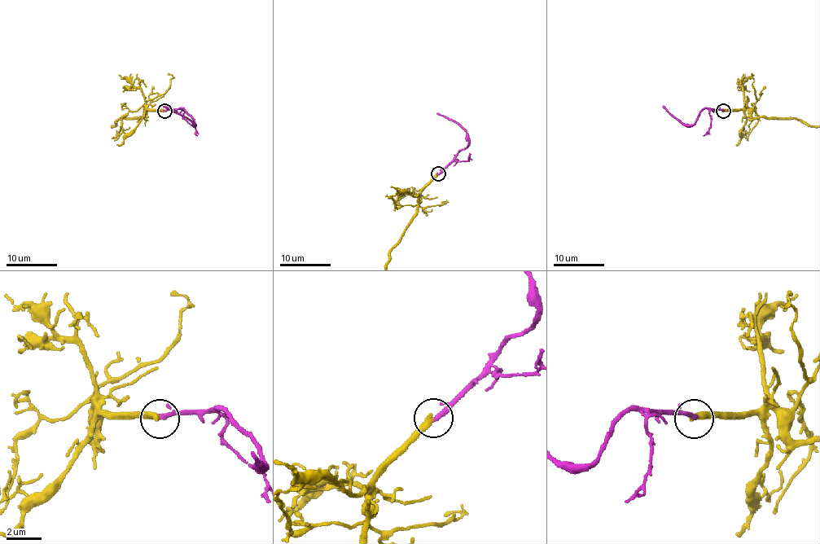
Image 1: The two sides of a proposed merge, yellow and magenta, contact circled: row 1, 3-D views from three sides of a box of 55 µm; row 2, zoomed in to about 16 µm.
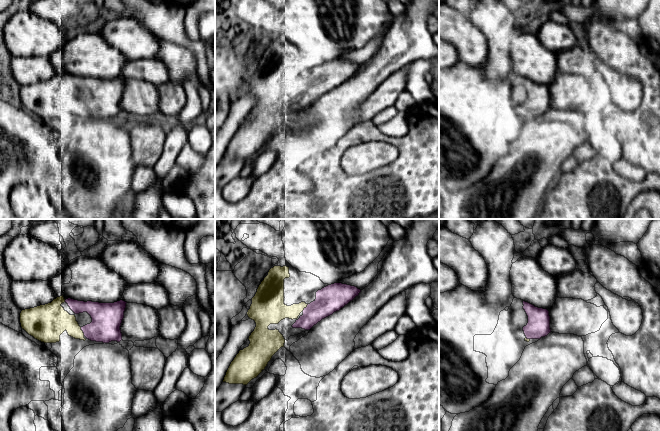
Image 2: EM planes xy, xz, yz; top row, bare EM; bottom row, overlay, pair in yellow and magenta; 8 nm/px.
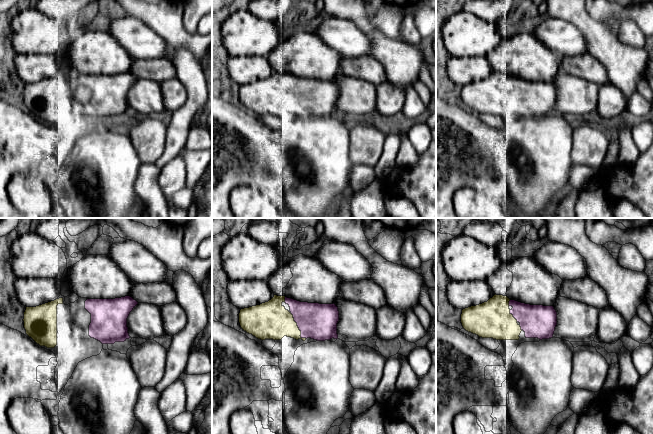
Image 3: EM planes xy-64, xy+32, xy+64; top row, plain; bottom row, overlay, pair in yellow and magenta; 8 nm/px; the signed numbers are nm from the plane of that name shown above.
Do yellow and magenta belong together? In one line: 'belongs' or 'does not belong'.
does not belong

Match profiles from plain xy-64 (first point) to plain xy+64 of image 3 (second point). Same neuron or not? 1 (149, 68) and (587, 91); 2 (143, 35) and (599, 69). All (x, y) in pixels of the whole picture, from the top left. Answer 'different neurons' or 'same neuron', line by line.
1: different neurons
2: different neurons

